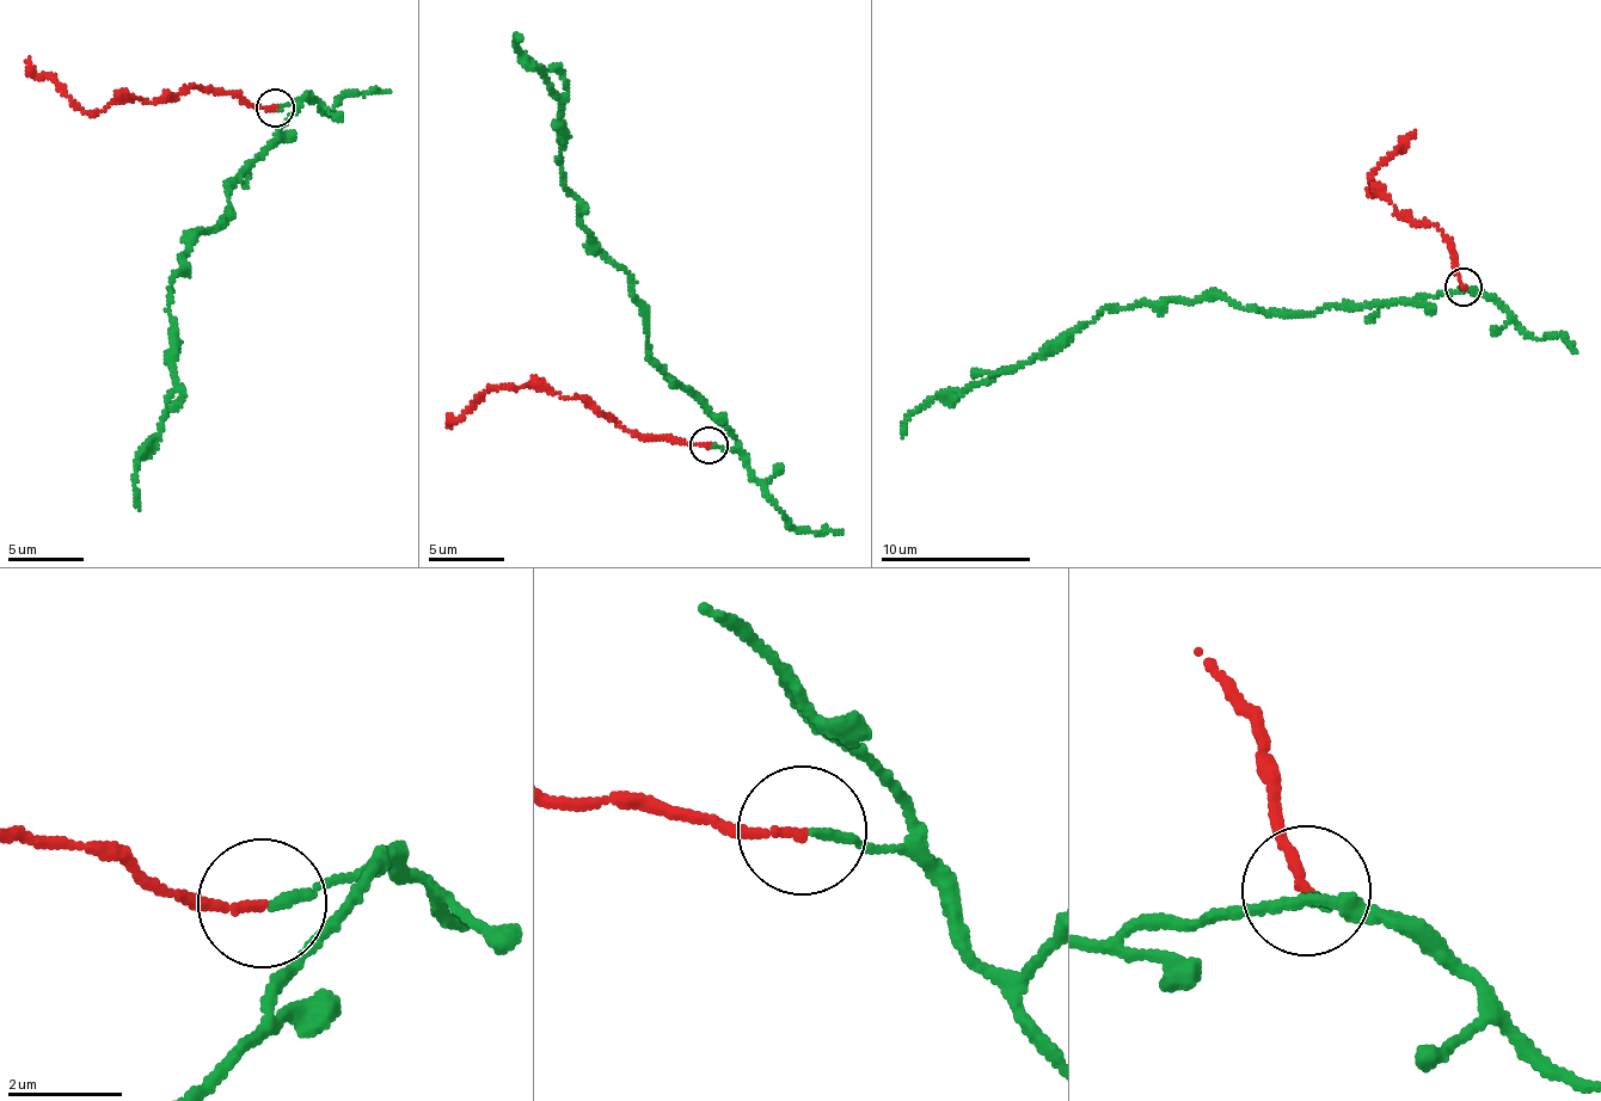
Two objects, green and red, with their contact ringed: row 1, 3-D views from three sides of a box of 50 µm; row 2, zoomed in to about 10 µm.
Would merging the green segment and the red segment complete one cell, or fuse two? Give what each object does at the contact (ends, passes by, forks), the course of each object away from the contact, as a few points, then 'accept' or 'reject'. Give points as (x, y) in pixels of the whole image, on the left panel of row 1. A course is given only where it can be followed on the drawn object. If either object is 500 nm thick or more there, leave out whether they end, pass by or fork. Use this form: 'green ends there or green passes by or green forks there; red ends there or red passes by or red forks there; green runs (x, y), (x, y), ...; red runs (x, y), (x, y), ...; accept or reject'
green ends there; red ends there; green runs (277, 106), (304, 97), (228, 186), (233, 213), (196, 235), (171, 285), (175, 386), (137, 460), (139, 510); red runs (274, 106), (190, 86), (158, 102), (115, 102), (83, 112), (53, 79), (40, 77), (29, 57); reject

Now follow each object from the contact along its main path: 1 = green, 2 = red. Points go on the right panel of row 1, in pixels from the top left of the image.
1: (1463, 287), (1473, 294), (1288, 313), (1213, 296), (1105, 308), (1011, 366), (932, 398), (905, 422), (902, 437)
2: (1463, 285), (1453, 247), (1434, 225), (1398, 216), (1379, 194), (1371, 189), (1392, 153), (1402, 148), (1415, 130)

